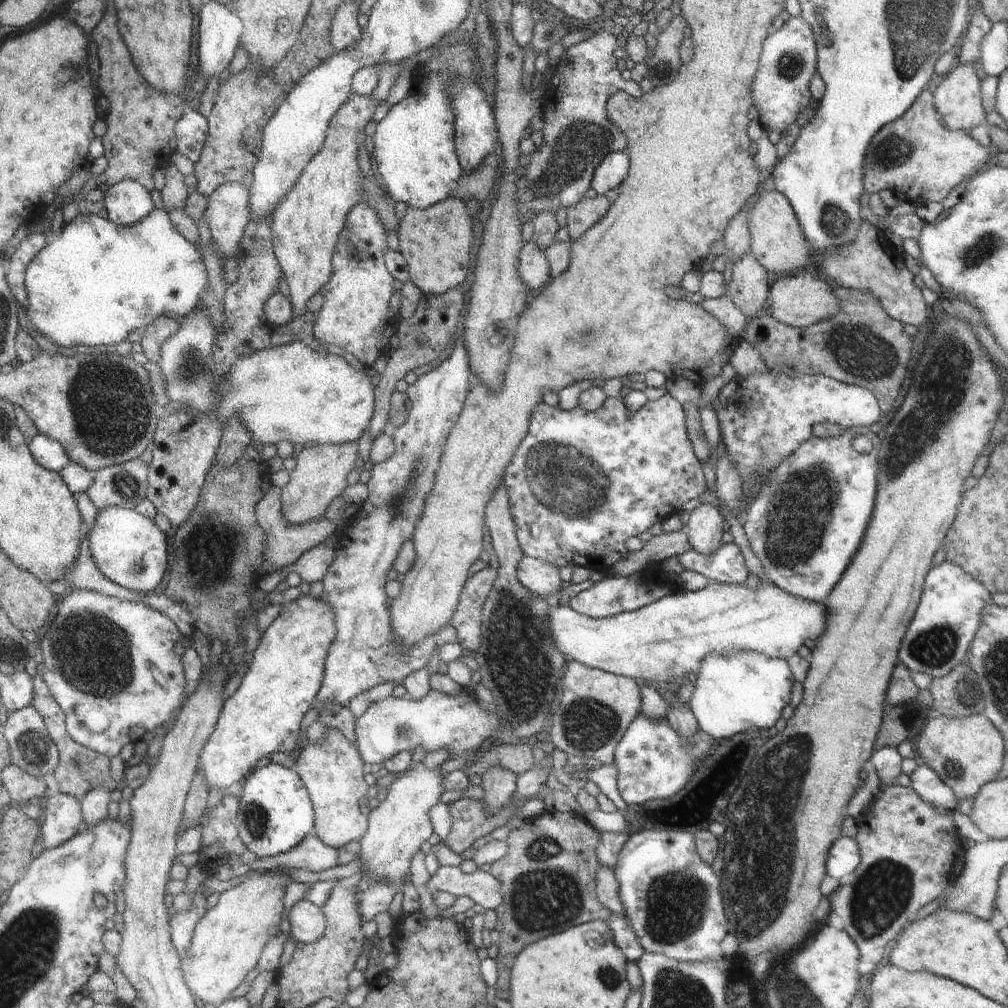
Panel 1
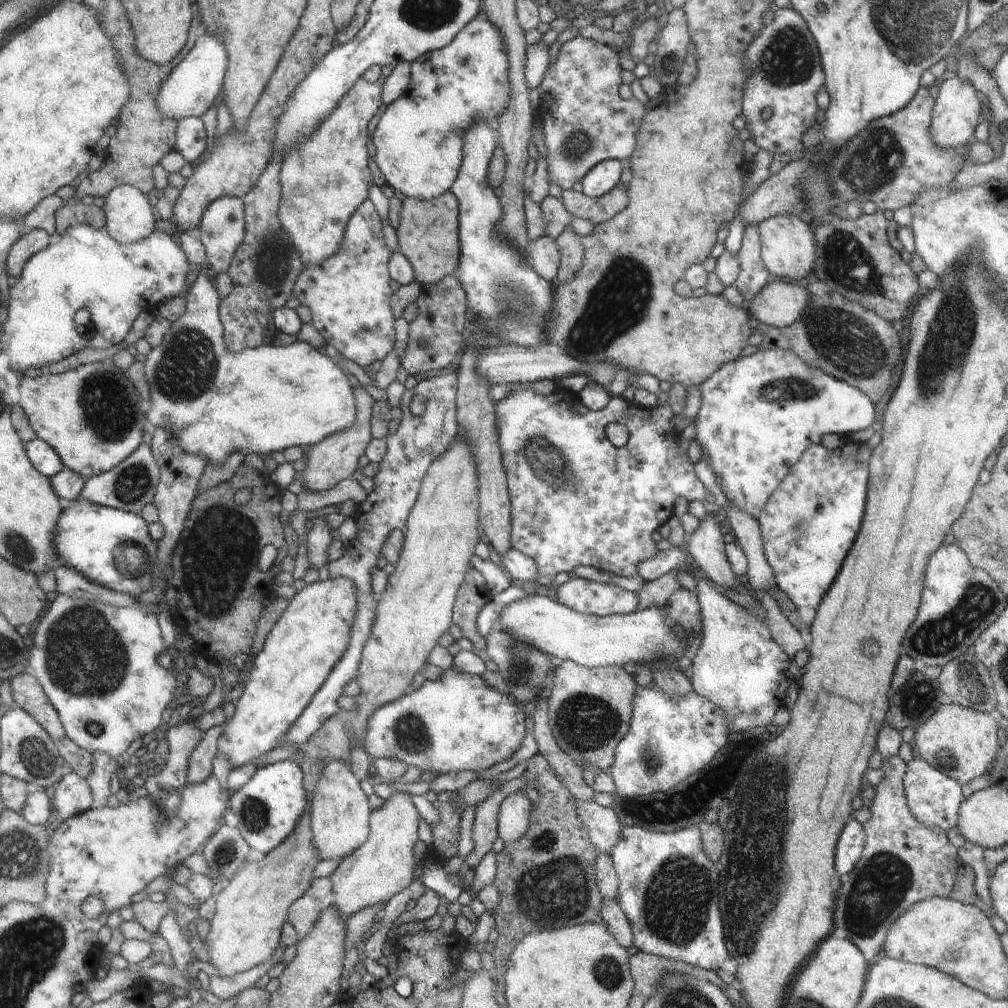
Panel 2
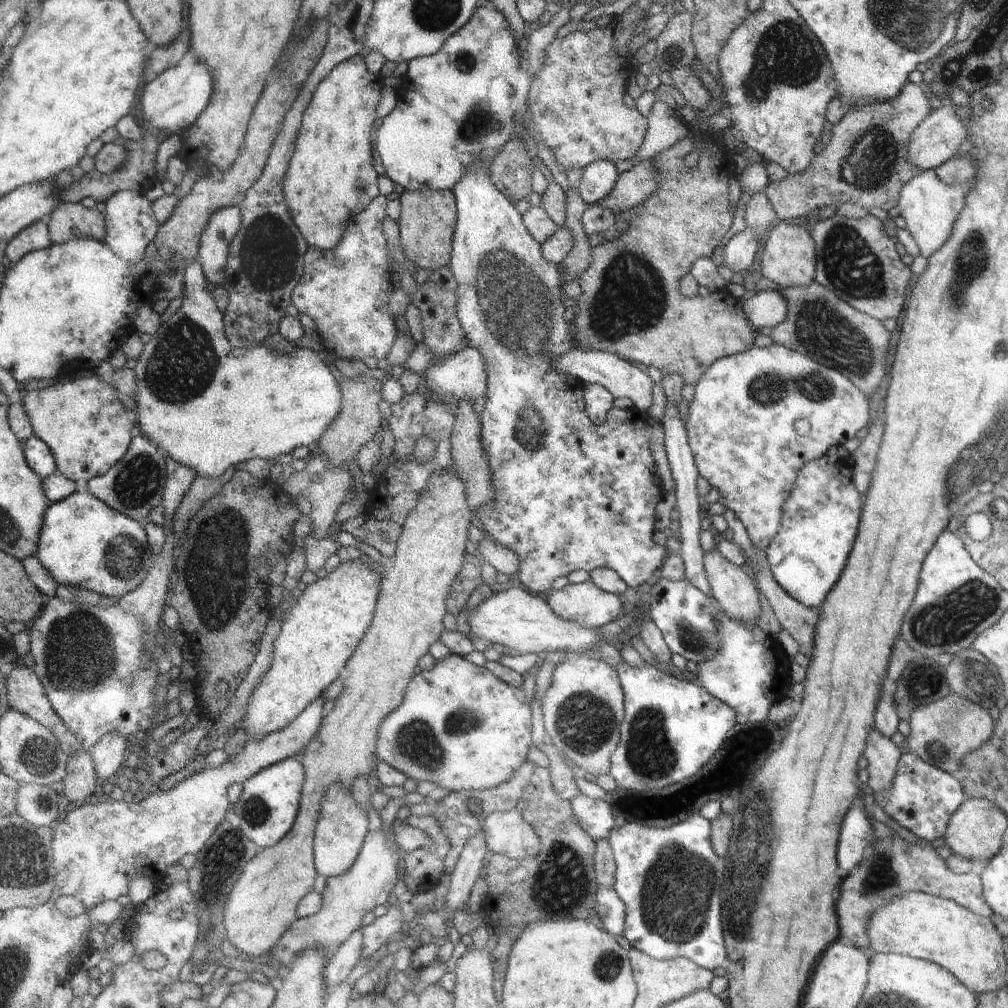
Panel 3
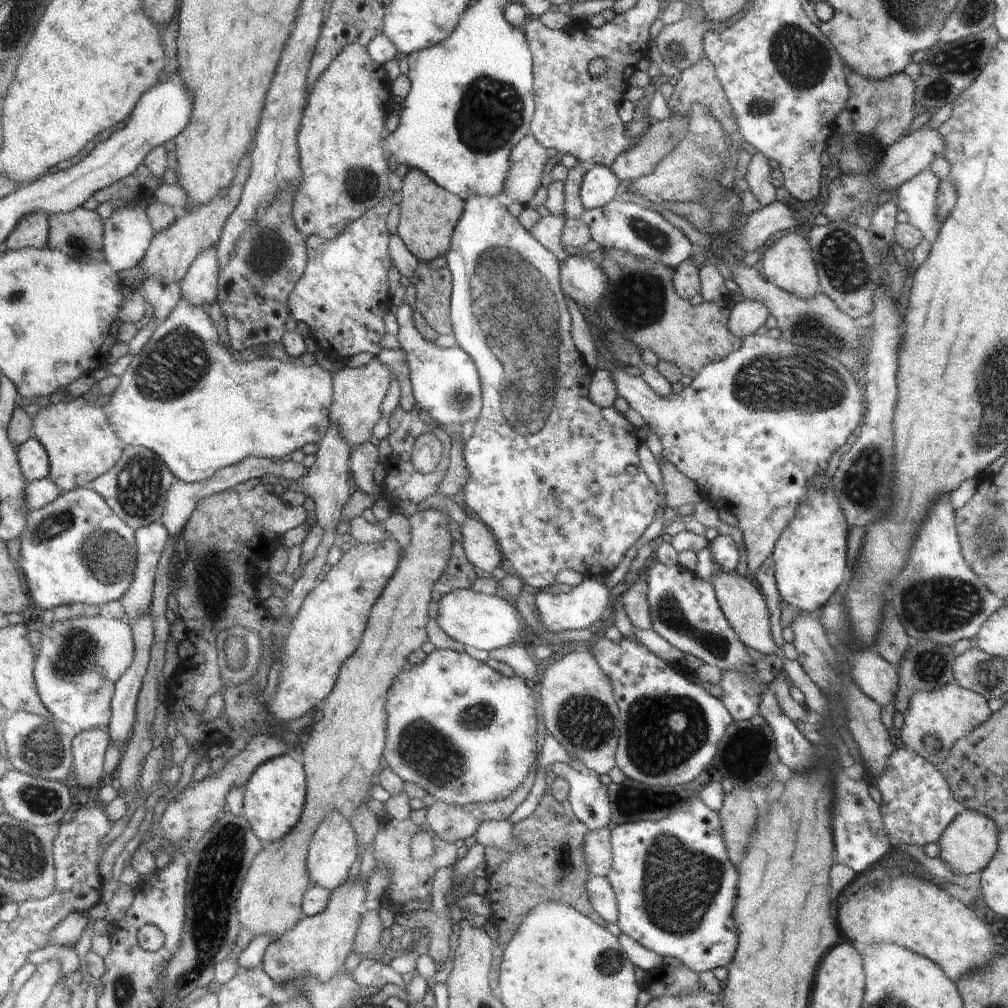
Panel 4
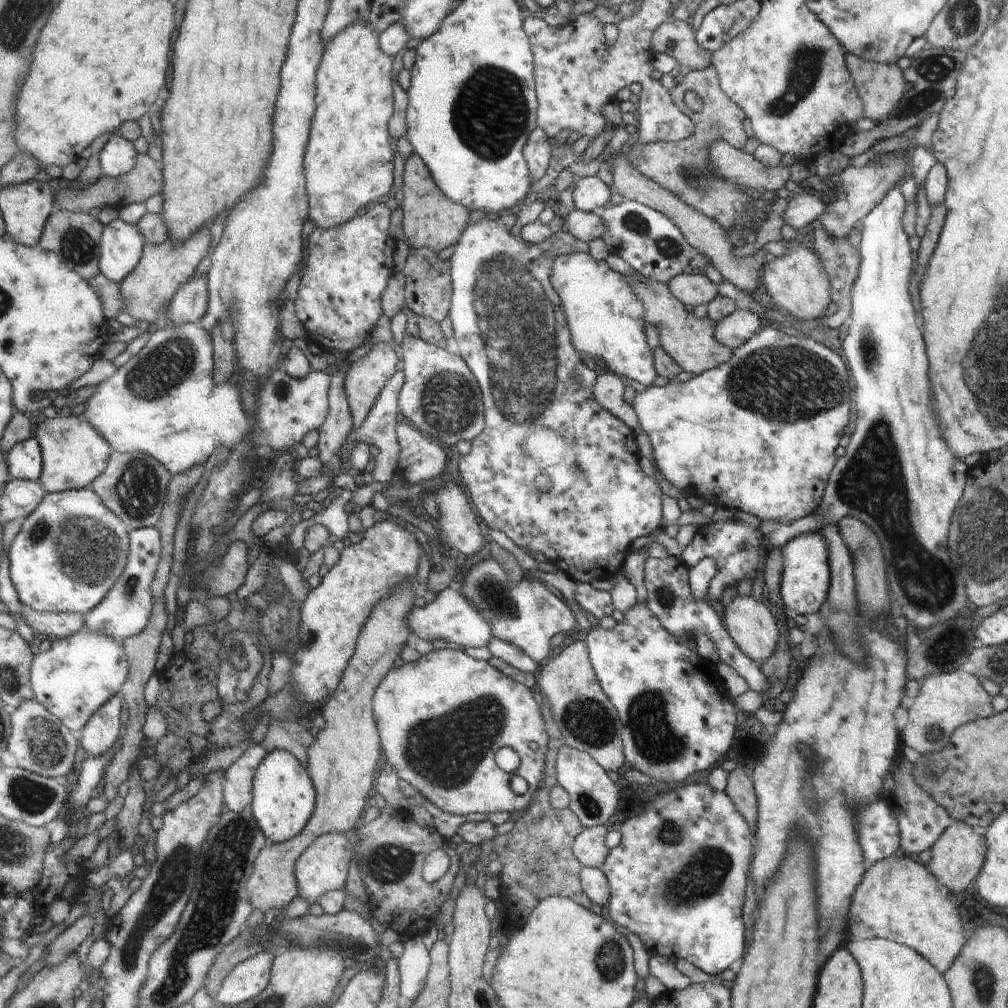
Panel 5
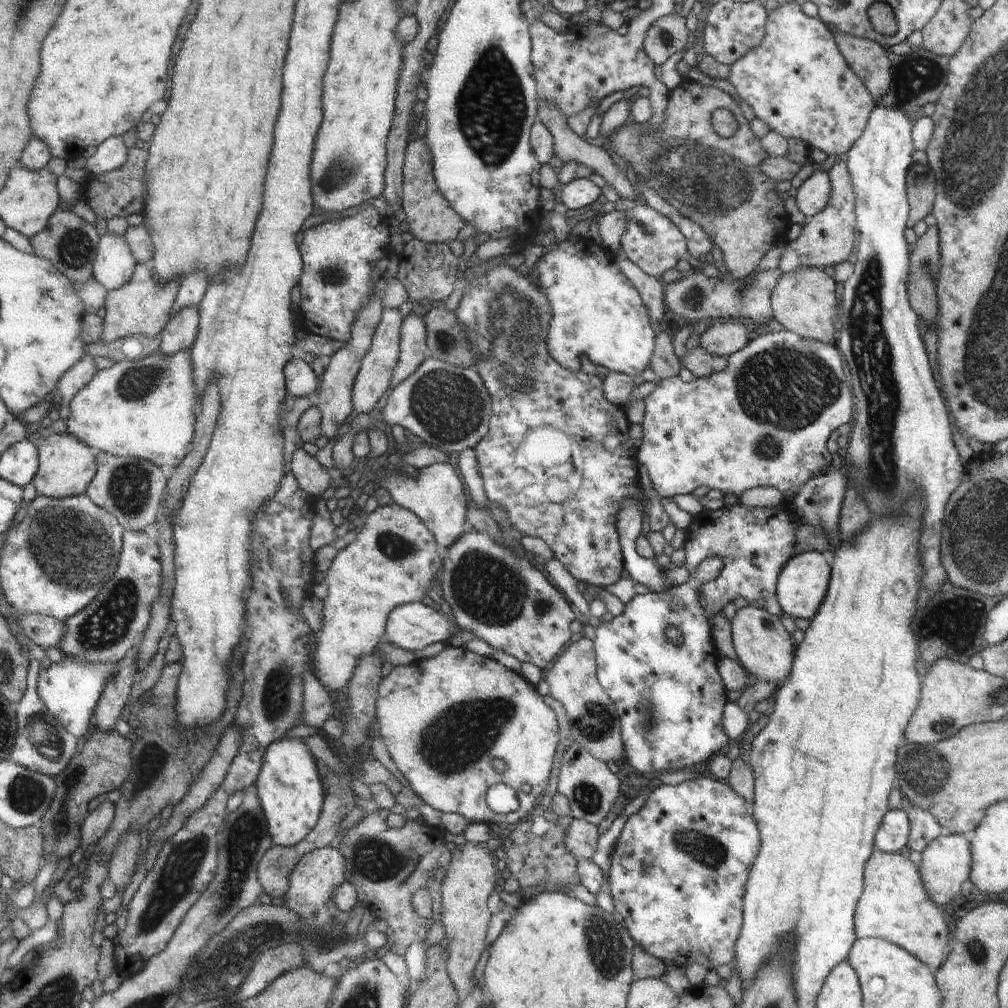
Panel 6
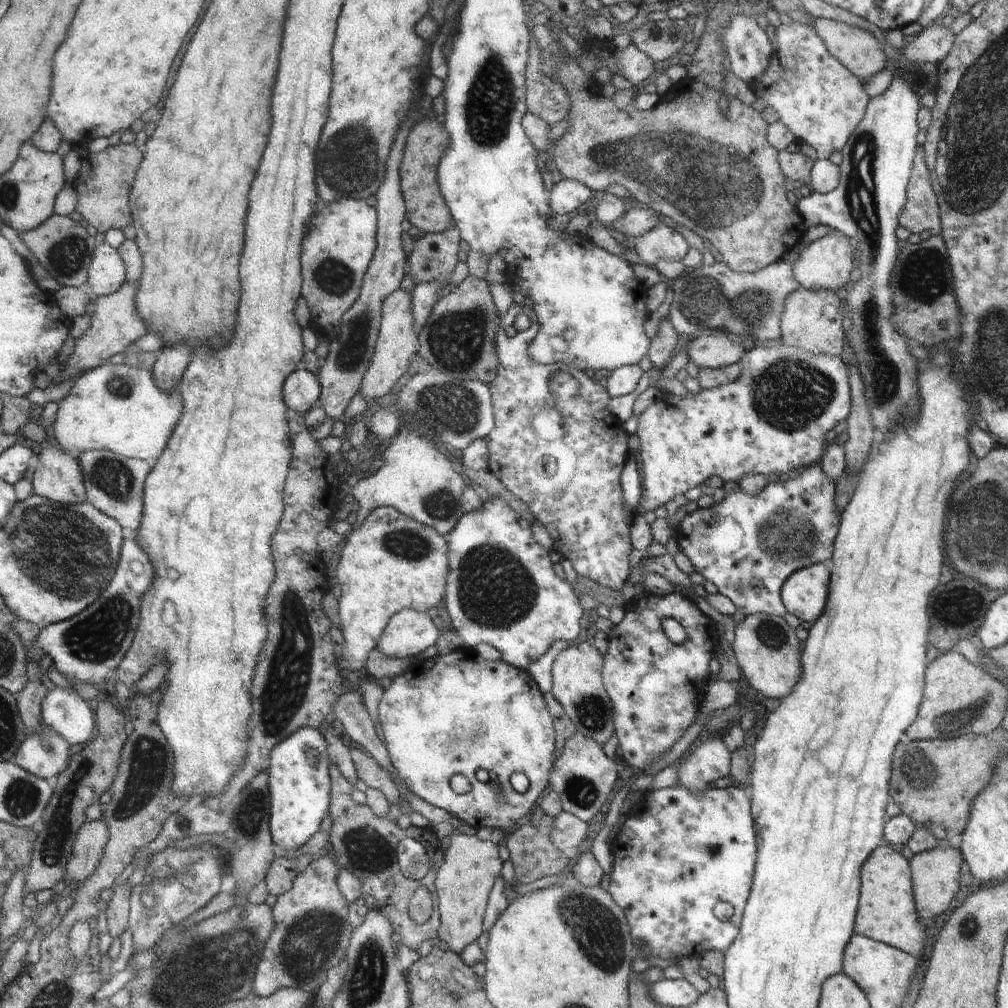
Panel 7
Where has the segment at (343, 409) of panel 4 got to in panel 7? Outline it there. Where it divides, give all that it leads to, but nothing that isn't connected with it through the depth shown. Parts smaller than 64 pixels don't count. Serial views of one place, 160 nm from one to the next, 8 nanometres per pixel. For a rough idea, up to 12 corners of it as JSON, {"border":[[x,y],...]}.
{"border":[[413,294],[383,300],[360,390],[388,394],[419,352]]}

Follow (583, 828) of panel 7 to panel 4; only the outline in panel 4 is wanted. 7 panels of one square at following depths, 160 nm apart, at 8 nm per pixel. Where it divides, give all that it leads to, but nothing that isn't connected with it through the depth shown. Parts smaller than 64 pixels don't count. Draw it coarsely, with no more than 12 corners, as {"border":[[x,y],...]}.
{"border":[[607,827],[587,834],[584,851],[594,876],[608,876],[612,864]]}

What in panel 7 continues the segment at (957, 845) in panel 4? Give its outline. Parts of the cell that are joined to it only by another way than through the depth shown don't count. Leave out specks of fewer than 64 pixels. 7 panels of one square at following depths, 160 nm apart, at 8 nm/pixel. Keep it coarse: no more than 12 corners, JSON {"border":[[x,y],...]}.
{"border":[[946,844],[911,860],[918,920],[946,912],[960,858]]}

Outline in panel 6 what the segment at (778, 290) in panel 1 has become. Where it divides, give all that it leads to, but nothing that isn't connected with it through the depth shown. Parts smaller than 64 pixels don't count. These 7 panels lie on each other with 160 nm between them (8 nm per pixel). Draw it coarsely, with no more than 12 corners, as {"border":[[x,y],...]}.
{"border":[[716,322],[700,347],[729,358],[752,342],[748,324]]}

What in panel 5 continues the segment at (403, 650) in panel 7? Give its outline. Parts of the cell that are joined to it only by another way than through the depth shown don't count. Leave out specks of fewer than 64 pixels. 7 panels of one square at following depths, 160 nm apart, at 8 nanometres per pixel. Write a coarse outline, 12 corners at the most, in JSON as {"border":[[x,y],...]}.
{"border":[[458,582],[411,612],[417,640],[486,647],[492,626]]}

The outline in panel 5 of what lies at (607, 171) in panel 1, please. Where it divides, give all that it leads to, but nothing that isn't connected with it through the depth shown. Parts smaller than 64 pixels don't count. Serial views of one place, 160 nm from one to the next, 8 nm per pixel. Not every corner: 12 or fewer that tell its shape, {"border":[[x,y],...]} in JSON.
{"border":[[578,177],[573,205],[592,213],[612,190],[600,177]]}

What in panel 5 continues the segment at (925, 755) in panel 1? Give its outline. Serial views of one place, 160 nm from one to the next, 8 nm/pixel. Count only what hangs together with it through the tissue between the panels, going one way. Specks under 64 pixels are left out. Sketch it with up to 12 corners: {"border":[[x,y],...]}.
{"border":[[961,668],[927,676],[908,709],[904,744],[941,751],[960,725],[993,715]]}

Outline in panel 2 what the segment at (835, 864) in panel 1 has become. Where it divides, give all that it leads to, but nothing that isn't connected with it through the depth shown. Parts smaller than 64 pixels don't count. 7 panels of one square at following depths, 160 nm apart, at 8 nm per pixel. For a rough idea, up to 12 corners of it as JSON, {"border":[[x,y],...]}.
{"border":[[855,819],[846,826],[836,850],[836,870],[852,872],[866,839]]}

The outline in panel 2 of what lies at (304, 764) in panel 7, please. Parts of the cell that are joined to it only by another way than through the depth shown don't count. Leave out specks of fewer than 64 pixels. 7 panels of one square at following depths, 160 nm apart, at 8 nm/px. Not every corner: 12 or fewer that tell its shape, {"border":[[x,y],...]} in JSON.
{"border":[[294,759],[263,766],[228,805],[258,857],[306,810]]}

